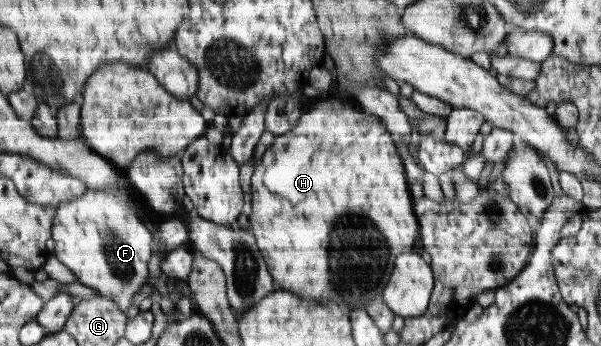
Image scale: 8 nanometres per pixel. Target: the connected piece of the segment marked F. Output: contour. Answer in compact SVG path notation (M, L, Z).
M87 188L76 200L56 206L51 233L55 240L53 255L72 270L76 280L115 302L125 313L148 280L148 260L152 256L150 230L136 209L126 188Z

